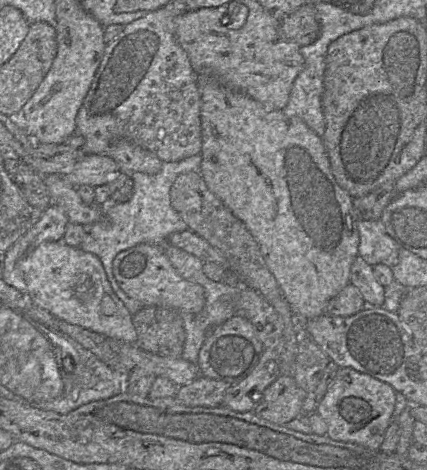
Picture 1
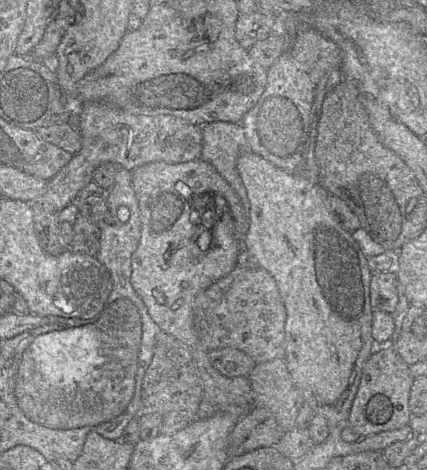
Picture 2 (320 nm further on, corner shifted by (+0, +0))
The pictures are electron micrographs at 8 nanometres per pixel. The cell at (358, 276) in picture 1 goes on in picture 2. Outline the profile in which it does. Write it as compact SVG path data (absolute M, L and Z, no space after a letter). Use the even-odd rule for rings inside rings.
M392 272L373 273L369 292L372 308L391 314L398 303L397 274Z

